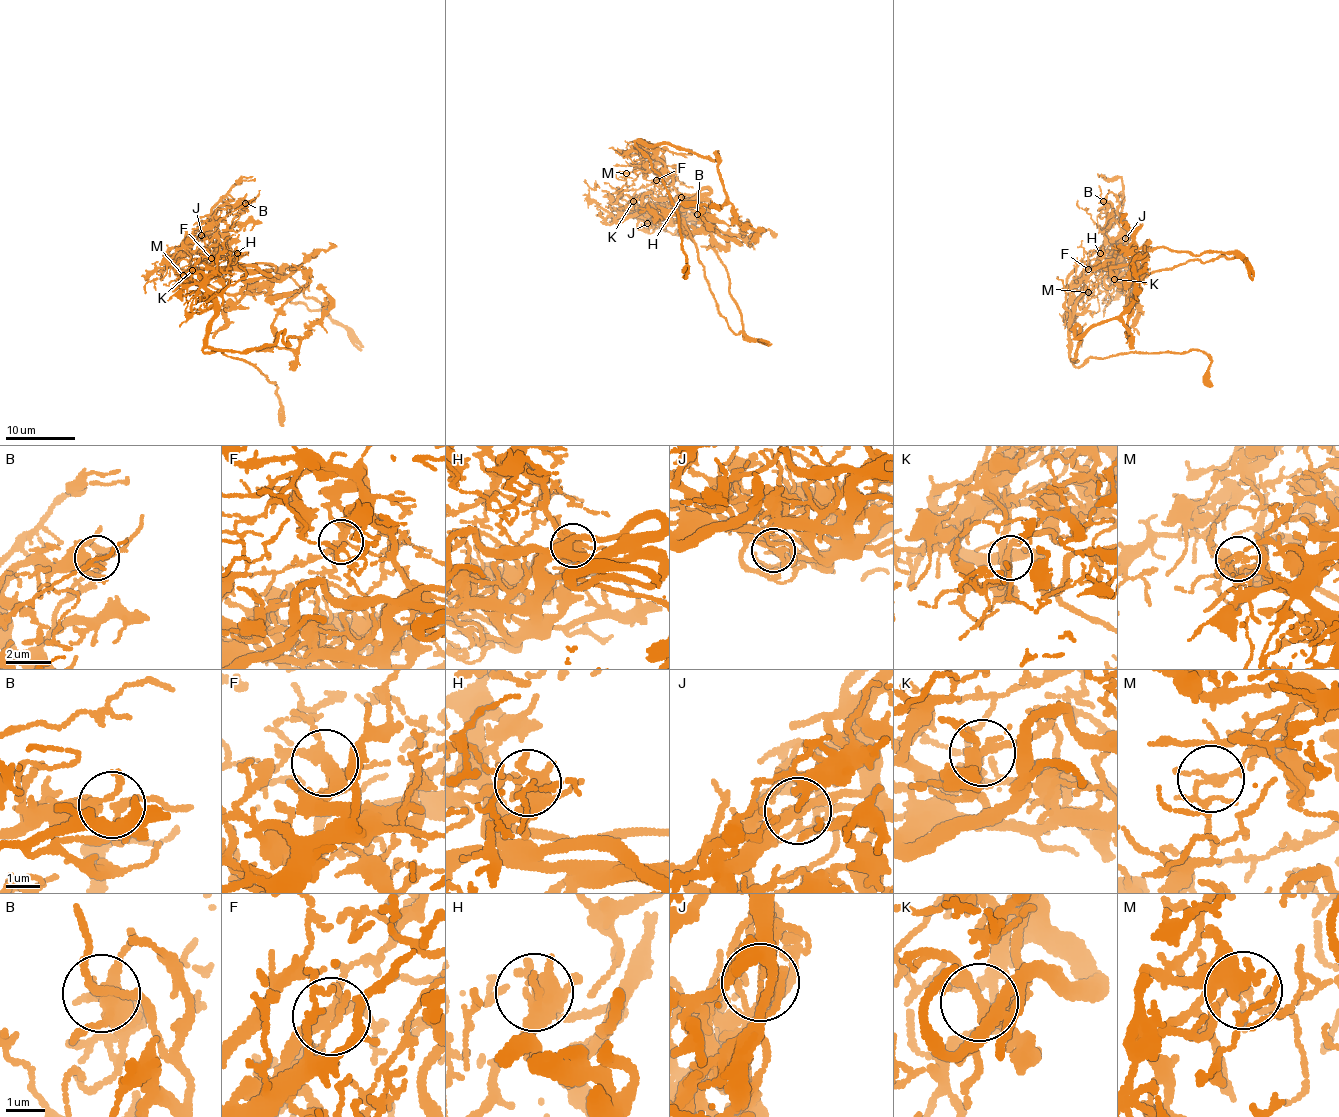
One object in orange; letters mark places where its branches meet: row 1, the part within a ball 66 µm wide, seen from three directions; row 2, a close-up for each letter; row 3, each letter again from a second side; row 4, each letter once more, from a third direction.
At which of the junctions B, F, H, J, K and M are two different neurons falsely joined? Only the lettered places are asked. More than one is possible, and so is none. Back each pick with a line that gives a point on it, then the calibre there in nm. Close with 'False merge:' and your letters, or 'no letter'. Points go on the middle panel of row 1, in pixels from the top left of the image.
H: (681, 197) | 400 nm
J: (647, 223) | 160 nm
M: (626, 173) | 130 nm
False merge: H, J, M

